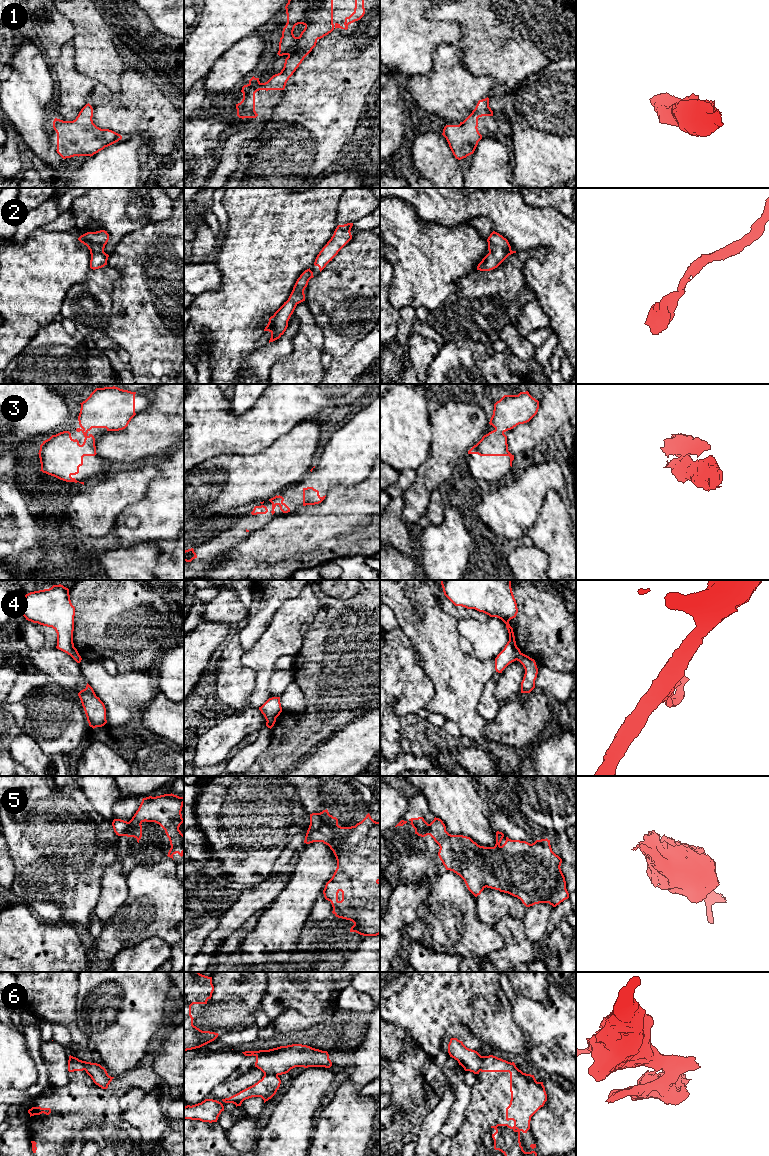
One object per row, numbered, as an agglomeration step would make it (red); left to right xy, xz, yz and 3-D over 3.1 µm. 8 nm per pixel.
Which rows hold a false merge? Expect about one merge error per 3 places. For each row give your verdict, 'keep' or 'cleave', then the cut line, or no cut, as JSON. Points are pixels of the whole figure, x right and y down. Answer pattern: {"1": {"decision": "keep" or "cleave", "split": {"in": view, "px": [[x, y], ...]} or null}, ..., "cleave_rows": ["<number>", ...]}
{"1": {"decision": "keep", "split": null}, "2": {"decision": "keep", "split": null}, "3": {"decision": "keep", "split": null}, "4": {"decision": "cleave", "split": {"in": "xz", "px": [[275, 718], [267, 721]]}}, "5": {"decision": "cleave", "split": {"in": "xz", "px": [[319, 813], [320, 825], [316, 829], [308, 830]]}}, "6": {"decision": "cleave", "split": {"in": "xy", "px": [[68, 1060], [76, 1060], [83, 1069]]}}, "cleave_rows": ["4", "5", "6"]}

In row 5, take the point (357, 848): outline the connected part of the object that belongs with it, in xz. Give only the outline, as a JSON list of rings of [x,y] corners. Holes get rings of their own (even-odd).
[[[327,809],[319,815],[321,825],[317,830],[307,830],[304,843],[323,842],[336,857],[337,868],[325,885],[324,897],[331,902],[336,917],[354,923],[350,932],[377,936],[380,934],[380,822],[374,821],[368,813],[355,826],[341,827]]]

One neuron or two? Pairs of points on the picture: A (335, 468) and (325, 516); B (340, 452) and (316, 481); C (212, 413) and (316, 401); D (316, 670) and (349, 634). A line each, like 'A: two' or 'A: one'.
A: two
B: one
C: one
D: one

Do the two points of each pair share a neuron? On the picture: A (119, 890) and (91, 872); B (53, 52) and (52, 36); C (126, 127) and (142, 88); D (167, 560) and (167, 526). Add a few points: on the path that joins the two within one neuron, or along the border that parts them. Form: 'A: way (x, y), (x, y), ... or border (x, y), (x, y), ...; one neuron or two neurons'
A: border (116, 860), (104, 871), (101, 894), (97, 902); two neurons
B: way (52, 48), (52, 40); one neuron
C: way (127, 117), (139, 98); one neuron
D: border (173, 540), (159, 544); two neurons

